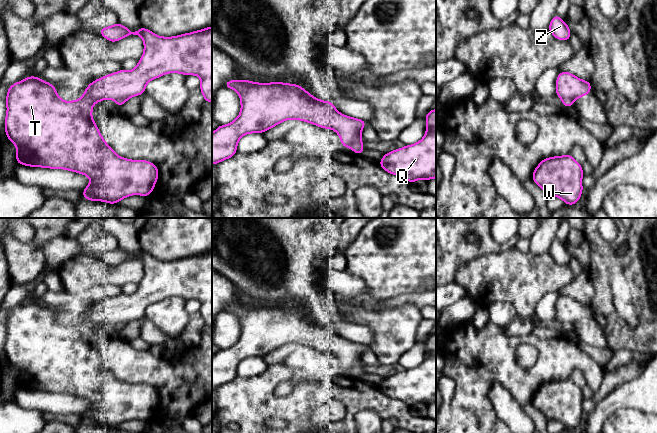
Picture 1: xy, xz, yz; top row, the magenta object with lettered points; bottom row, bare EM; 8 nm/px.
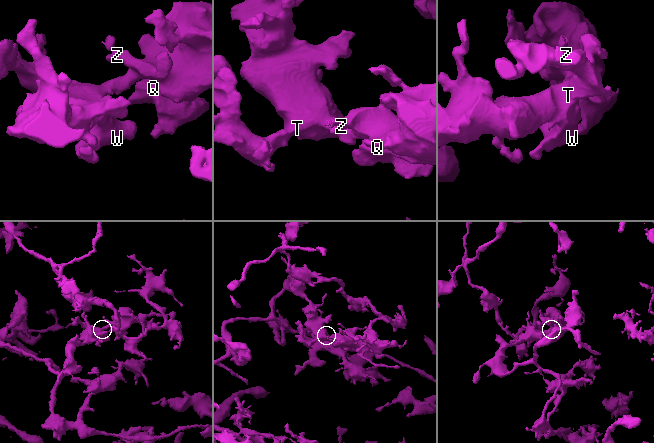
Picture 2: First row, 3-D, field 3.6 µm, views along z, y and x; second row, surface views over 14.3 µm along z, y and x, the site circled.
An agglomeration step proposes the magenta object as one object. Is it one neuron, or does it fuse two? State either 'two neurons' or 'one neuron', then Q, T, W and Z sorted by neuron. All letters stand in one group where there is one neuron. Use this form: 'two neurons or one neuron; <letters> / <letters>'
one neuron; Q T W Z

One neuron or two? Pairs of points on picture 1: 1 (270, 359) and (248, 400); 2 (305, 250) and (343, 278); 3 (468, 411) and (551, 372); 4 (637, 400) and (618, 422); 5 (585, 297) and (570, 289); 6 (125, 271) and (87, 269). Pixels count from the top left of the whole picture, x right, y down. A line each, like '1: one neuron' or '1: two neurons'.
1: two neurons
2: two neurons
3: one neuron
4: two neurons
5: one neuron
6: one neuron

